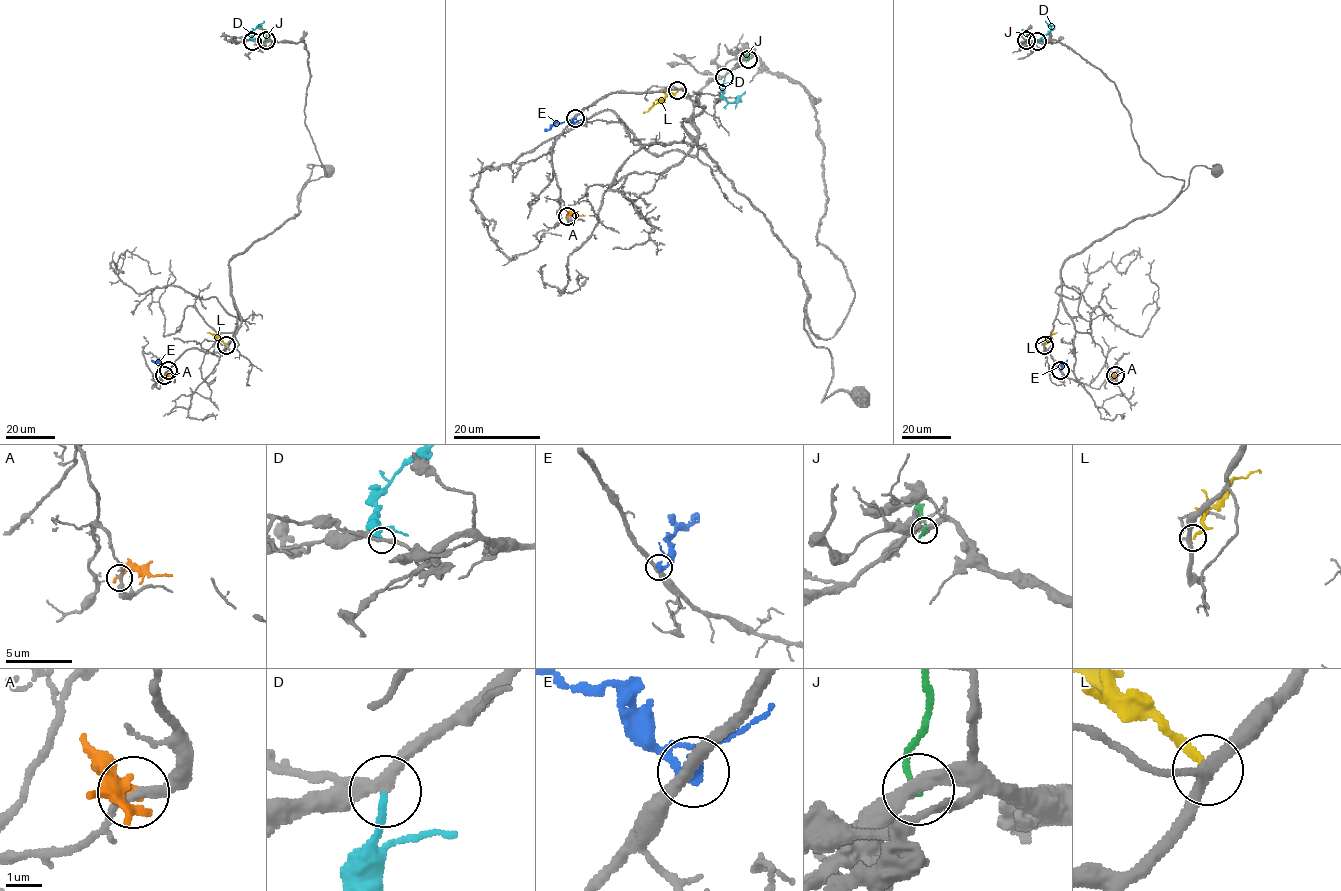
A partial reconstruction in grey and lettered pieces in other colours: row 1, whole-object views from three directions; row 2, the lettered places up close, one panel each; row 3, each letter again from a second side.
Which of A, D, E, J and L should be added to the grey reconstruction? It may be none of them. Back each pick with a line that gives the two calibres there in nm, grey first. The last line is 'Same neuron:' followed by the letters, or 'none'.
D: calibres 280 and 200 nm
Same neuron: D

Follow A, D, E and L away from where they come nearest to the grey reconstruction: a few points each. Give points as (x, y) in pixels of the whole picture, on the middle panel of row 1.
A: (567, 216), (570, 213), (585, 215)
D: (724, 77), (723, 96), (728, 102), (737, 100), (745, 91)
E: (575, 118), (572, 122), (565, 121), (544, 131)
L: (678, 90), (668, 93), (643, 113)

